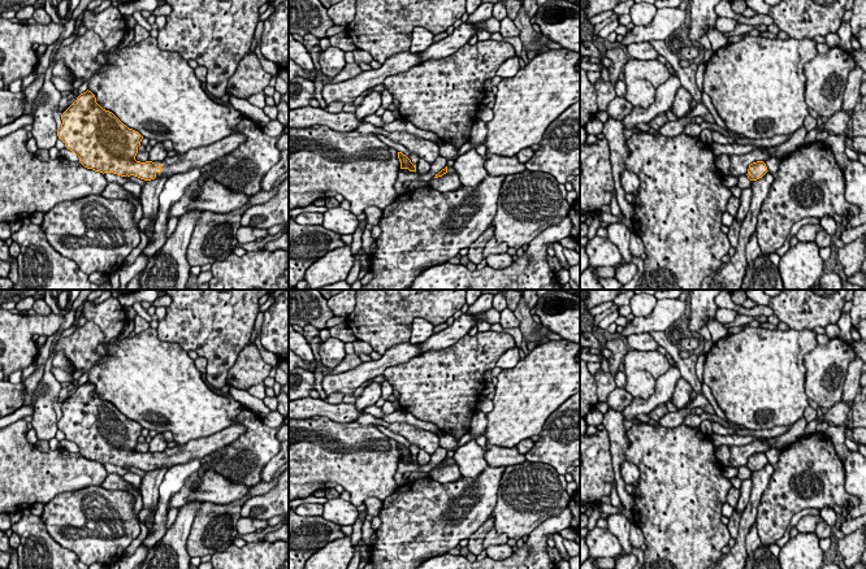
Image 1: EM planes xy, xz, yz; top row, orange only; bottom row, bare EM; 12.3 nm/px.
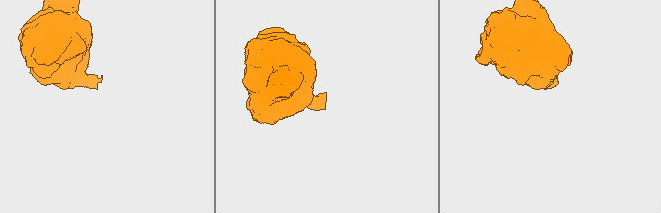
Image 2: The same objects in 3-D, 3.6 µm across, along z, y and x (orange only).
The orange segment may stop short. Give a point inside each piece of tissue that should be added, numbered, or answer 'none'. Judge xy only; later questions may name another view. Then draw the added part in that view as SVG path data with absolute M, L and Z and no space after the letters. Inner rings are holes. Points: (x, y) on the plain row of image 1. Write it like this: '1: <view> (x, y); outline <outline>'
1: xy (27, 476); outline M22 418L0 429L0 513L22 513L35 503L48 503L55 496L86 488L101 487L108 473L103 464L85 459L64 448L40 452L27 442L29 427Z

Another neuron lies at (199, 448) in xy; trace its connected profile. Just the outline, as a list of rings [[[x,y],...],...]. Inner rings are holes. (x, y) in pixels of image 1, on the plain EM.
[[[233,424],[211,436],[190,440],[183,446],[176,446],[173,448],[166,447],[163,452],[155,453],[156,457],[161,459],[161,462],[156,464],[156,469],[185,464],[194,459],[202,460],[205,456],[230,446],[244,434],[246,427],[242,424]]]

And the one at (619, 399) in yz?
[[[615,387],[615,390],[609,394],[606,403],[609,408],[622,413],[632,403],[632,399],[632,395],[625,388]]]

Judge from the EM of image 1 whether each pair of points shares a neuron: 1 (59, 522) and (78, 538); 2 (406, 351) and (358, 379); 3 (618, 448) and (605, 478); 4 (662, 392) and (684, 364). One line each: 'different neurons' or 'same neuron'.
1: same neuron
2: same neuron
3: different neurons
4: different neurons

